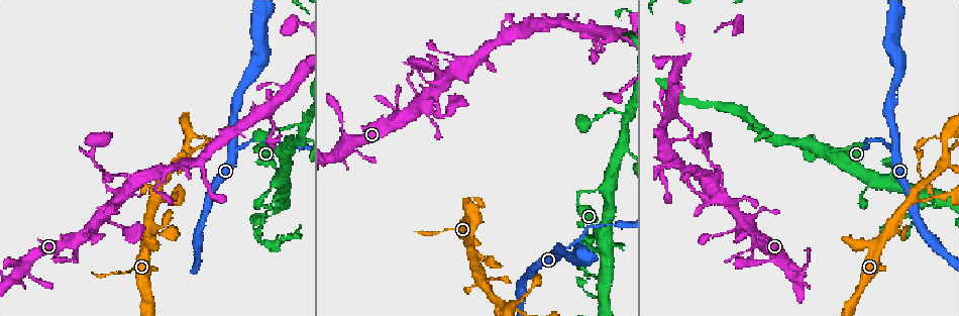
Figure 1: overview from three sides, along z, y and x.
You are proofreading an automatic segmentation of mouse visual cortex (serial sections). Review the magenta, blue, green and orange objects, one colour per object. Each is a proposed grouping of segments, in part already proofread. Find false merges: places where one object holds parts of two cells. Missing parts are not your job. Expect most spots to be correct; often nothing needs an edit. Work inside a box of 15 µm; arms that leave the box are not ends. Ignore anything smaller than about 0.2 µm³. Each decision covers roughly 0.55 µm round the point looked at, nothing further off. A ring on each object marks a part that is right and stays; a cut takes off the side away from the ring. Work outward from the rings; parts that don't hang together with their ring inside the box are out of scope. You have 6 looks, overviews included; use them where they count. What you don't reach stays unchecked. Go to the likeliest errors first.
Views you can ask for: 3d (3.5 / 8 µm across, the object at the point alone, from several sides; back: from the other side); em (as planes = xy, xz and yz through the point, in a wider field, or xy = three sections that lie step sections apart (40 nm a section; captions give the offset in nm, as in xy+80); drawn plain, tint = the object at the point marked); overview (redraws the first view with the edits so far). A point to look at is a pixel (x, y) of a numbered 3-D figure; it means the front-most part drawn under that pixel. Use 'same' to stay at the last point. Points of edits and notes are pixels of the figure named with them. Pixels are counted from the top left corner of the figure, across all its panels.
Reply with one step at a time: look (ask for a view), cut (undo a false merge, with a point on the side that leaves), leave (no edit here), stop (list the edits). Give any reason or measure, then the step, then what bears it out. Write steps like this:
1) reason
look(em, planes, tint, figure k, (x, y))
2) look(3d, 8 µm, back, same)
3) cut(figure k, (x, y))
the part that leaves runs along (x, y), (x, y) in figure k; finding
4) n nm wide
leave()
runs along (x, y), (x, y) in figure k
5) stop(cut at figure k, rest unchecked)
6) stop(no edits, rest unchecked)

a fork
look(3d, 3.5 µm, figure 1, (189, 150))

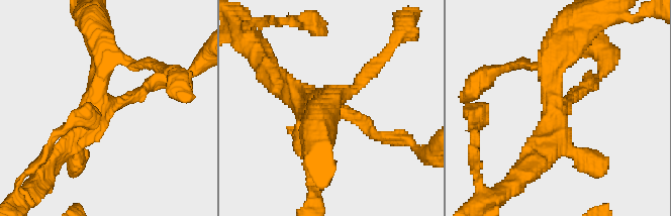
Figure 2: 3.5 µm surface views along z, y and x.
3 arms; arms of 200, 300, 300 nm; now the EM
look(em, xy, step 3, tint, figure 2, (554, 106))

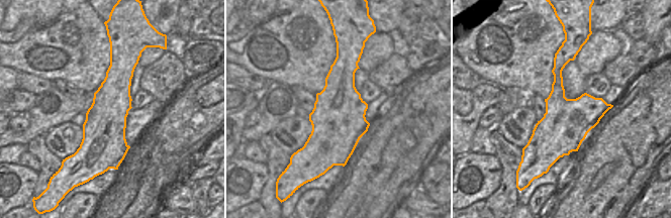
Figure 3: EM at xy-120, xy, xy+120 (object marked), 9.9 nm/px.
leave()
runs along (57, 158), (97, 109), (103, 44) in figure 2; all the same cell

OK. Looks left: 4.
side arm on a straight run
look(em, xy, step 5, tint, figure 1, (232, 151))

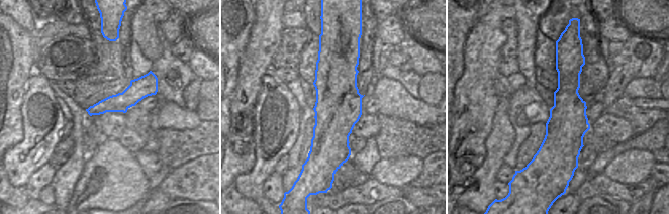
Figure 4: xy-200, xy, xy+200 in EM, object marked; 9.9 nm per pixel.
wider look
look(3d, 3.5 µm, same)

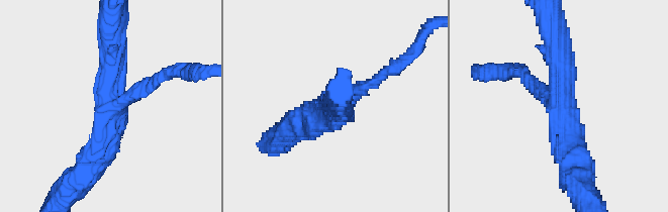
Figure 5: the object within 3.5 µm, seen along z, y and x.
460 nm wide
leave()
runs along (153, 87), (90, 111) in figure 4; all the same cell

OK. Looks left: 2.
look(3d, 3.5 µm, figure 1, (725, 194))

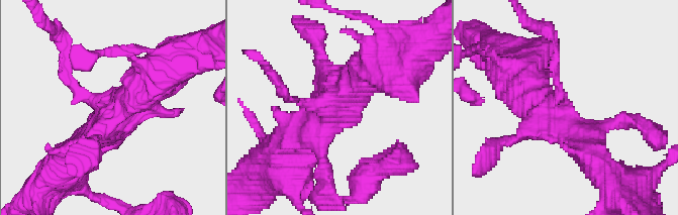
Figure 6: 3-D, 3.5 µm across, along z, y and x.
look(em, planes, tint, figure 6, (325, 104))

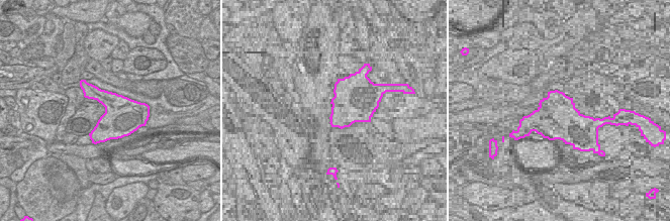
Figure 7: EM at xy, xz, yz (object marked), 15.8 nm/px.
leave()
runs along (69, 159), (156, 79) in figure 6; all the same cell

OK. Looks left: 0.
stop(no edits, rest unchecked)

